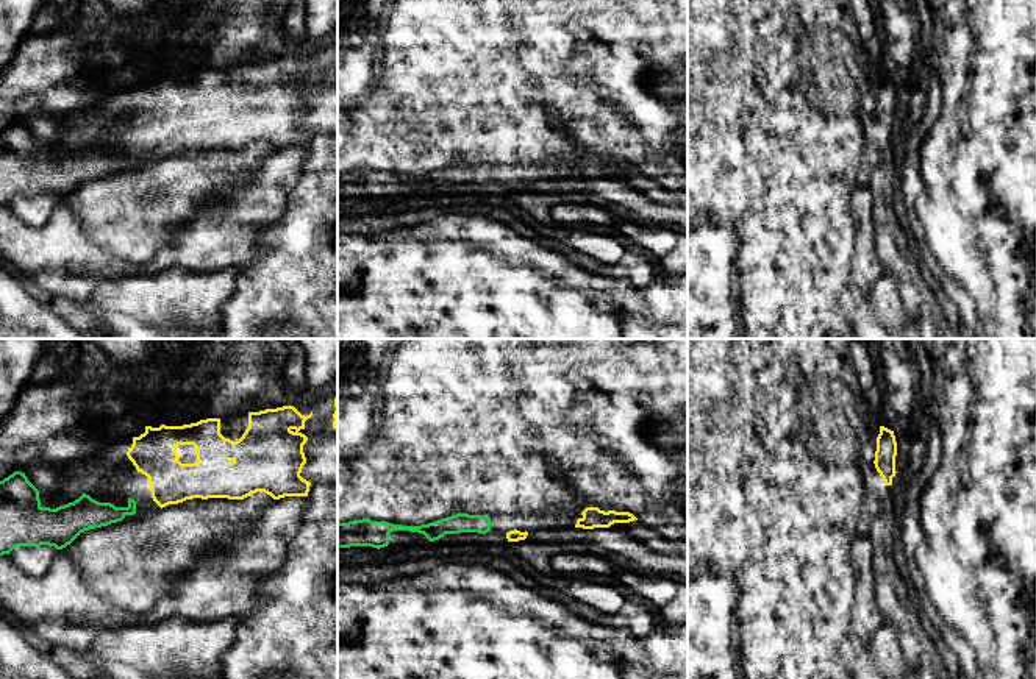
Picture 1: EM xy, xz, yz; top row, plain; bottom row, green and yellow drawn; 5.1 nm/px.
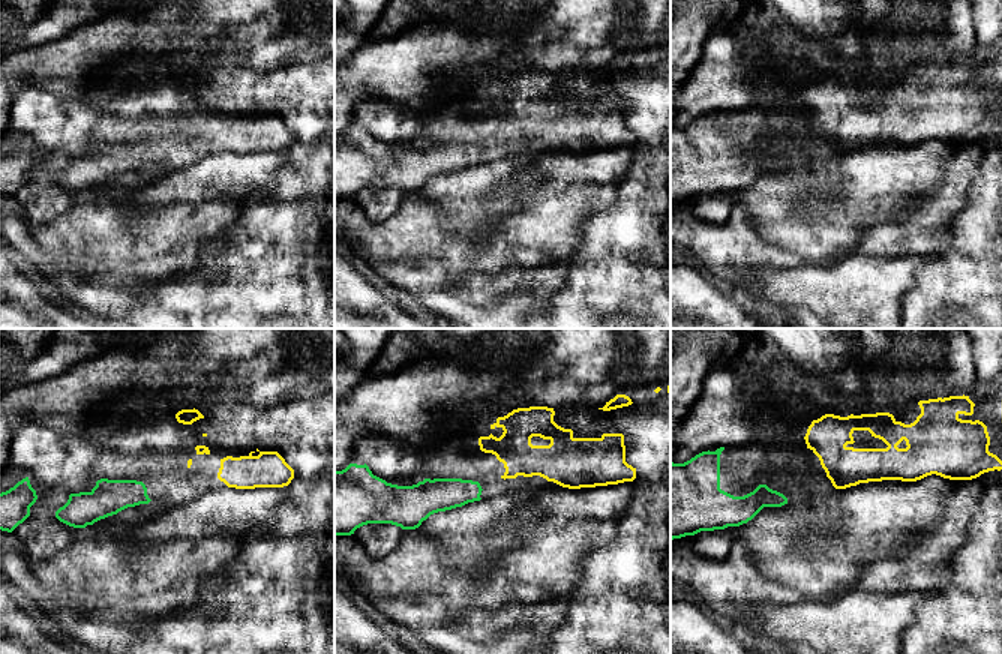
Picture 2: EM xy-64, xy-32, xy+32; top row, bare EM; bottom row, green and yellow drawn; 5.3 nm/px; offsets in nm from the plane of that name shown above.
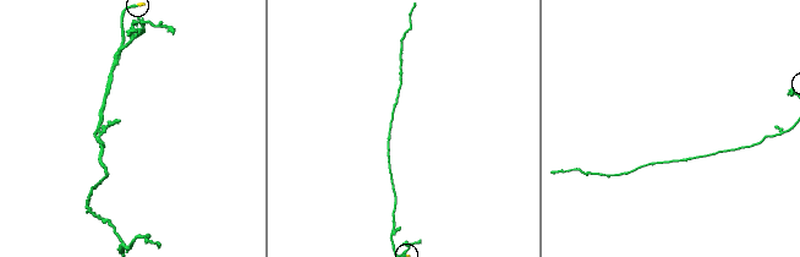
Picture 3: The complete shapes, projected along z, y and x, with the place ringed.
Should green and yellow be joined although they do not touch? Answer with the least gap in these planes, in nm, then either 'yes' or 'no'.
90 nm apart; yes

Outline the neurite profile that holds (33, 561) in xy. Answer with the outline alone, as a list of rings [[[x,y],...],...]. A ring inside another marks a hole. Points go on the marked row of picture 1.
[[[48,545],[17,546],[9,553],[9,556],[23,574],[41,578],[50,568],[55,553],[56,548]]]

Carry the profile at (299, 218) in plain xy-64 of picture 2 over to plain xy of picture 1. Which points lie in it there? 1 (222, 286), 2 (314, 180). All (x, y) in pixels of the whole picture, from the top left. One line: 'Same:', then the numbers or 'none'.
Same: 2

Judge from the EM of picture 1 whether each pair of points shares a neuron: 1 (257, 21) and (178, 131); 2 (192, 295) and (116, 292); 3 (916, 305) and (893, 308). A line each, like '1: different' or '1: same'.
1: different
2: same
3: different

